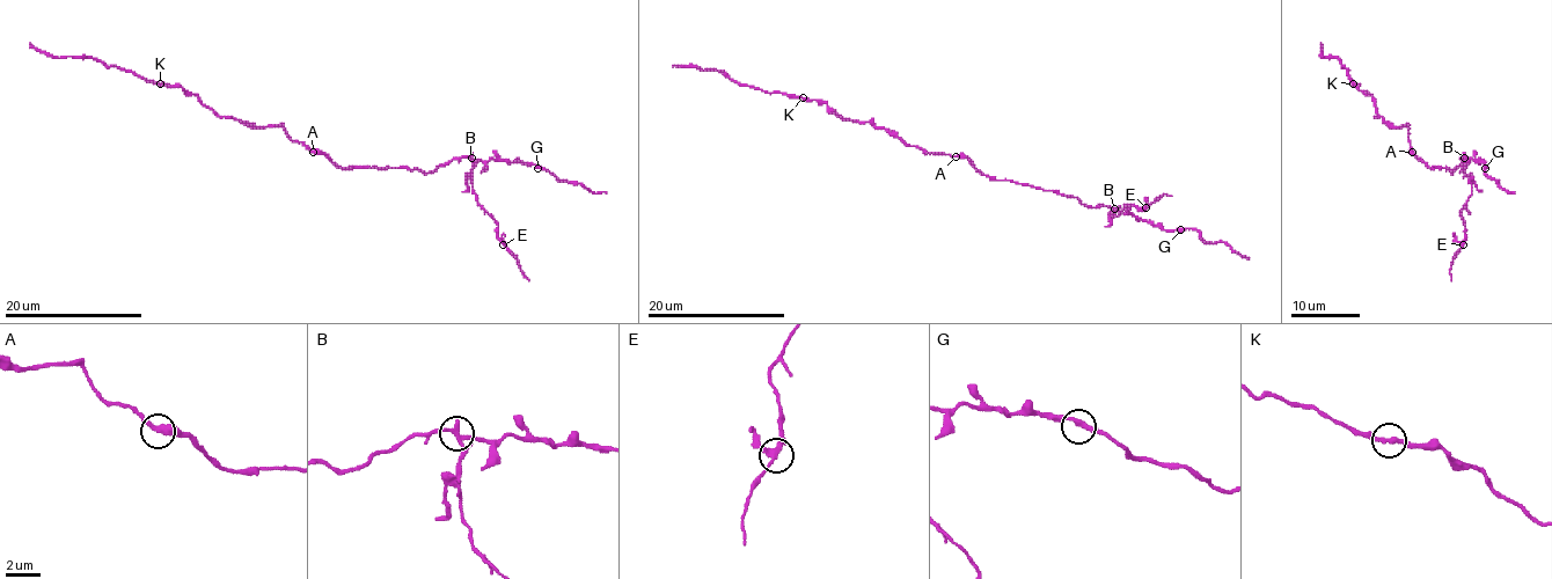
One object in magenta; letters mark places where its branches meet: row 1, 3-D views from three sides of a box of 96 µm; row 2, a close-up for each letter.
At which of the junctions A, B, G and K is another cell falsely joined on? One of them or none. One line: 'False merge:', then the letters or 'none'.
False merge: B

